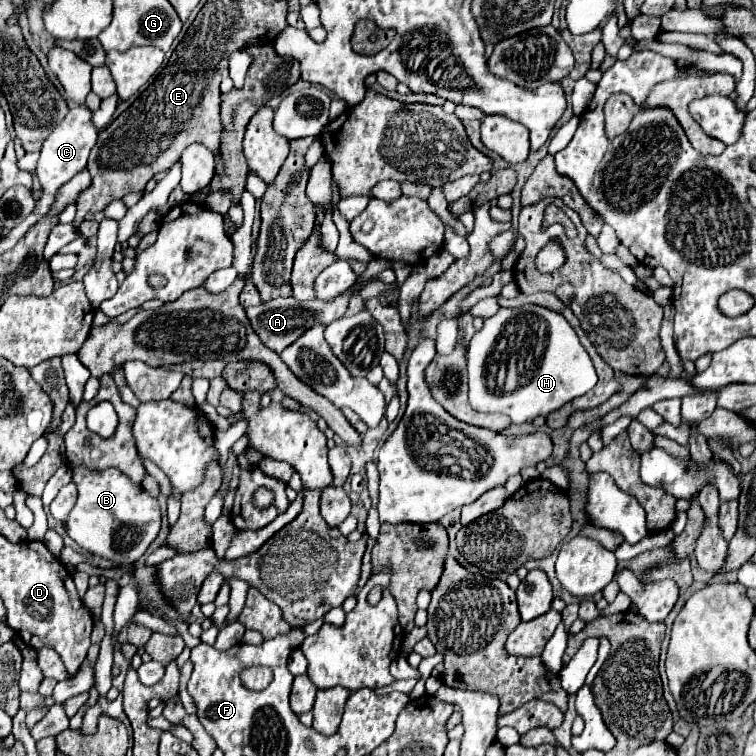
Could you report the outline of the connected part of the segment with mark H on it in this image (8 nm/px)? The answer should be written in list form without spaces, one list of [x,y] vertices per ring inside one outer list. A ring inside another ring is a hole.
[[[541,305],[499,309],[475,331],[467,347],[469,403],[481,413],[503,413],[513,423],[547,415],[595,387],[591,357],[567,319]]]

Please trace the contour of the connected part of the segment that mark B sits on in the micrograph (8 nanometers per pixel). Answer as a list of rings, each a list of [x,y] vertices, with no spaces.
[[[79,467],[73,469],[73,481],[79,497],[65,521],[69,537],[91,555],[113,563],[135,563],[159,533],[161,511],[157,499],[149,497],[141,485],[135,485],[117,469],[87,471]]]

